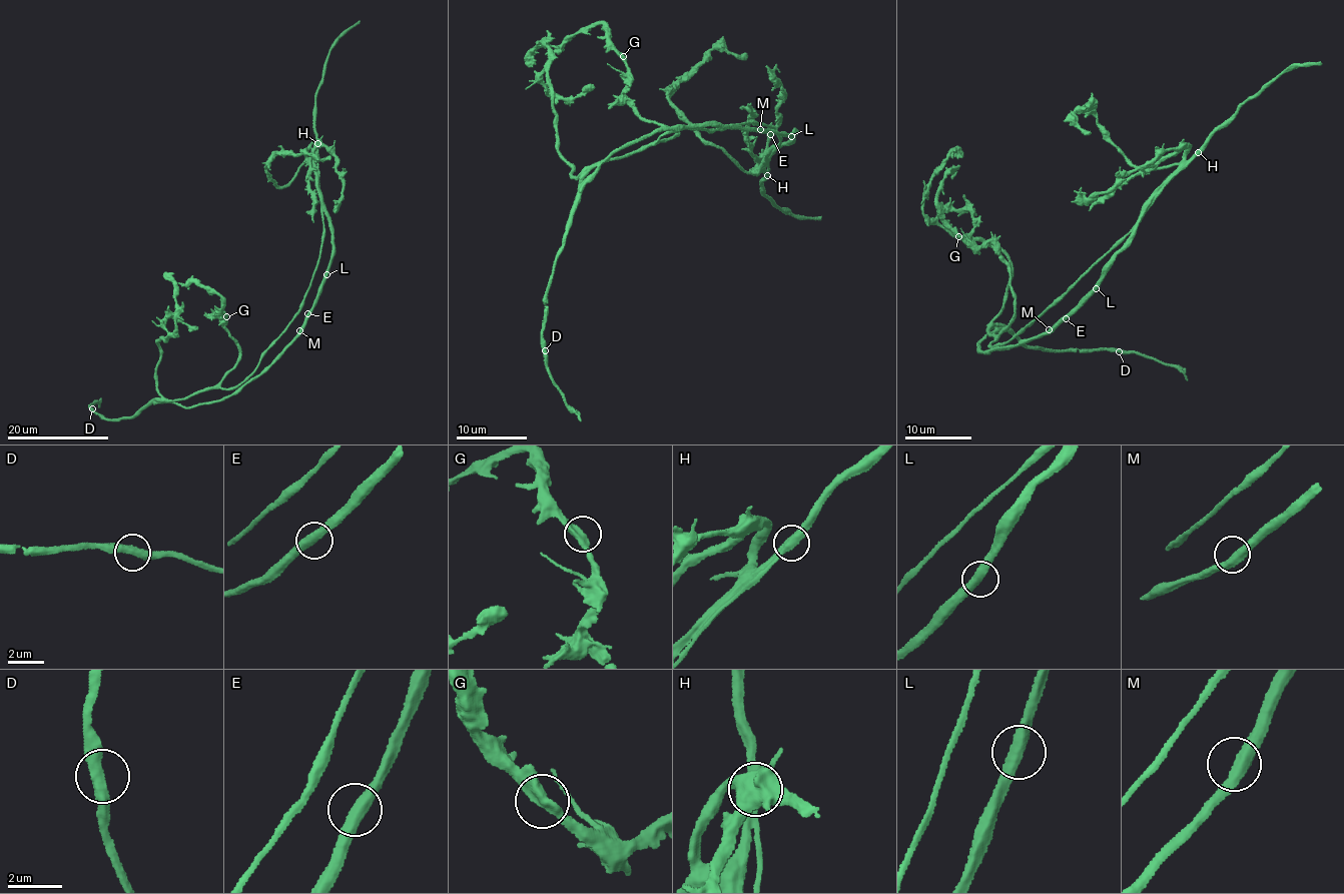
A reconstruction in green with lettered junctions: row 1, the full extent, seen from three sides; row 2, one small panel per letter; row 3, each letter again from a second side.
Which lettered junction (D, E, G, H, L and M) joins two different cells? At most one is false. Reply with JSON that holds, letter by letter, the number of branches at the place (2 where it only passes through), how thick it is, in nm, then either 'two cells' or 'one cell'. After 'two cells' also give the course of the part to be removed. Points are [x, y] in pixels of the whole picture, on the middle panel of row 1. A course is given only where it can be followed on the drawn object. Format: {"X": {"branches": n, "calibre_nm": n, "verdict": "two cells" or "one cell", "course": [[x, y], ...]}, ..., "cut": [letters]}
{"D": {"branches": 2, "calibre_nm": 420, "verdict": "one cell"}, "E": {"branches": 2, "calibre_nm": 440, "verdict": "one cell"}, "G": {"branches": 2, "calibre_nm": 440, "verdict": "one cell"}, "H": {"branches": 2, "calibre_nm": 440, "verdict": "two cells", "course": [[767, 174], [781, 143], [776, 130], [749, 121], [661, 135], [572, 174], [558, 151], [542, 38], [527, 65]]}, "L": {"branches": 2, "calibre_nm": 420, "verdict": "one cell"}, "M": {"branches": 2, "calibre_nm": 440, "verdict": "one cell"}, "cut": ["H"]}

